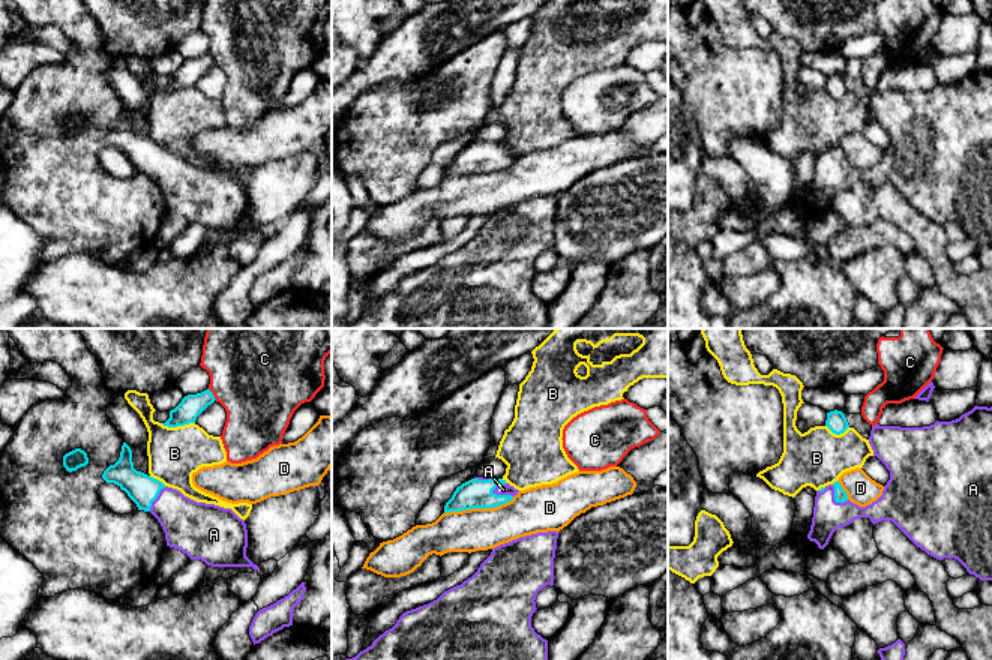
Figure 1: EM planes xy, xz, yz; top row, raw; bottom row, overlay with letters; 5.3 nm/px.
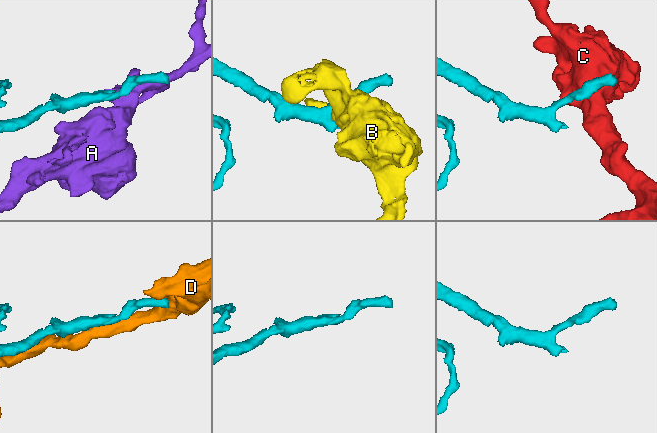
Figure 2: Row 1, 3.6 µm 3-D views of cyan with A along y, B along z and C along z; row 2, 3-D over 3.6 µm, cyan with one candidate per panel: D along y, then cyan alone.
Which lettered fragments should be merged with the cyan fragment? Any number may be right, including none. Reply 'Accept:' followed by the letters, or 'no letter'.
Accept: A

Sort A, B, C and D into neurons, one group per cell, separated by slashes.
A / B / C / D

